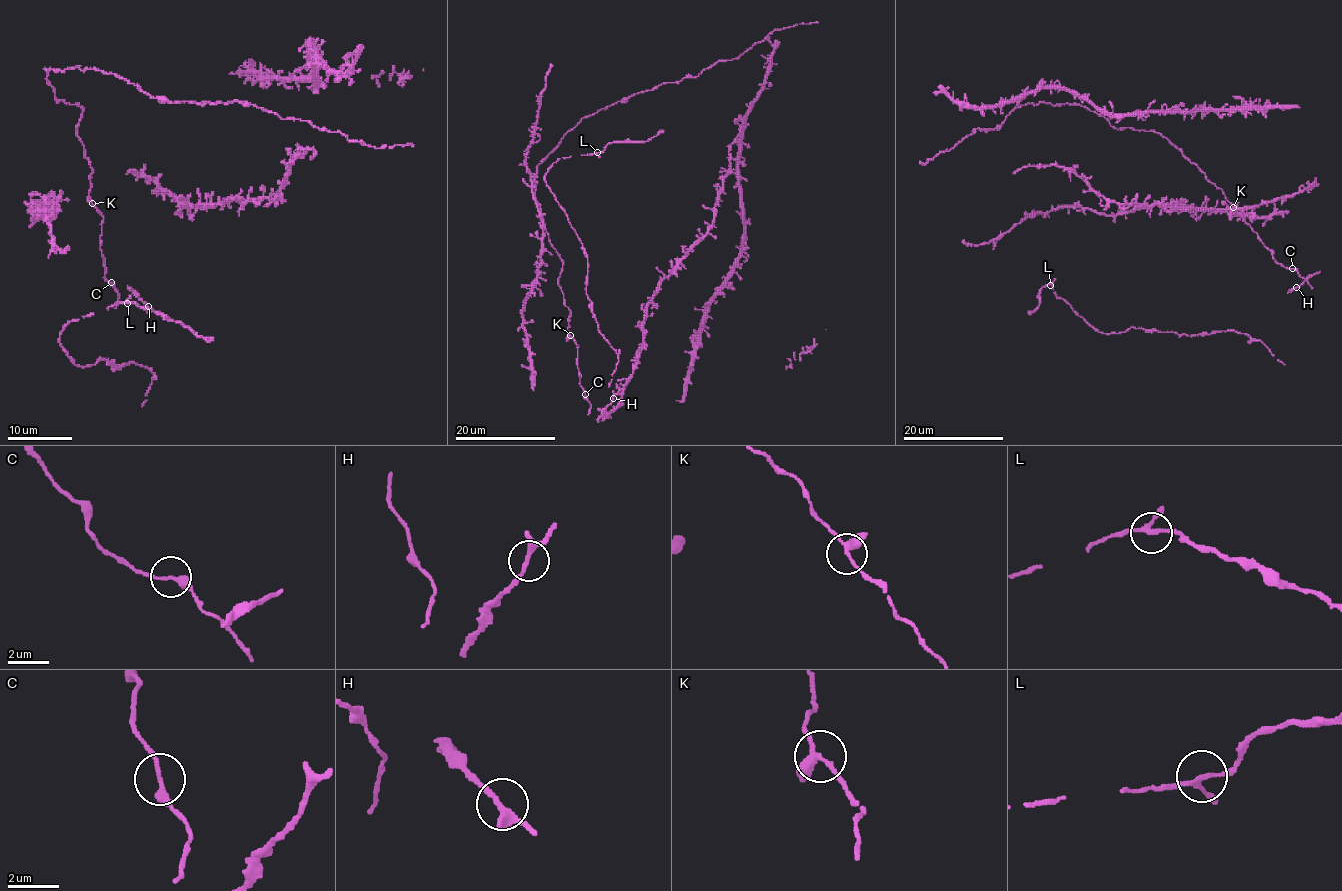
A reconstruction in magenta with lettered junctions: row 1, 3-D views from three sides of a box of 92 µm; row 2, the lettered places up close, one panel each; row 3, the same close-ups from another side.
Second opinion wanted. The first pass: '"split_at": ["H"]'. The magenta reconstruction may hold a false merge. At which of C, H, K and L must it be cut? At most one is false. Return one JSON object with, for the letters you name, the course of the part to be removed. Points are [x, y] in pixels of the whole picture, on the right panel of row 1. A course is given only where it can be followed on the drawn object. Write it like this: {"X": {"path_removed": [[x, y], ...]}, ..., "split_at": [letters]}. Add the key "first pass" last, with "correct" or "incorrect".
{"split_at": [], "first pass": "incorrect"}

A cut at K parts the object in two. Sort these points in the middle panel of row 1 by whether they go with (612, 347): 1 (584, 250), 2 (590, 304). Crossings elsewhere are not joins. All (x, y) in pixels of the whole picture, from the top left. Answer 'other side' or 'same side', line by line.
1: same side
2: same side

